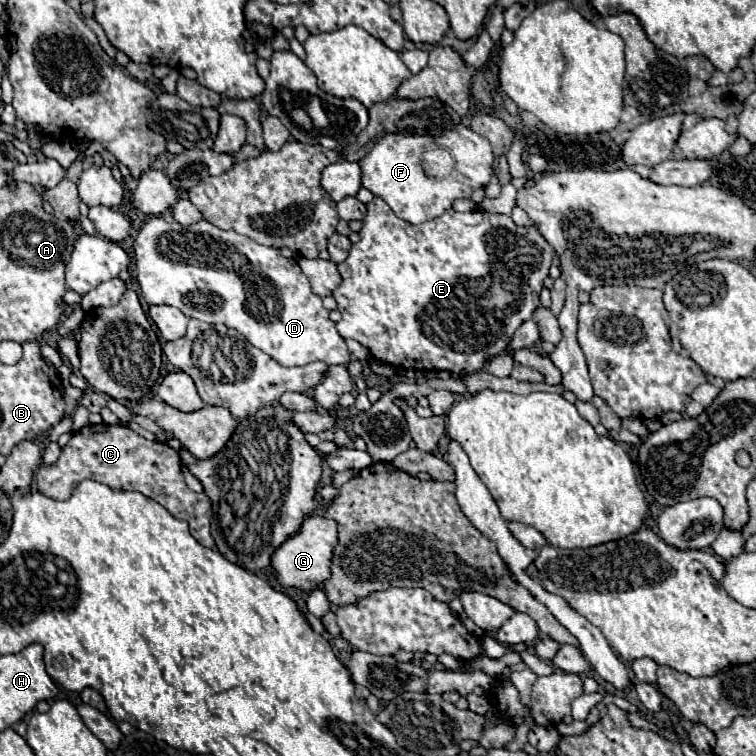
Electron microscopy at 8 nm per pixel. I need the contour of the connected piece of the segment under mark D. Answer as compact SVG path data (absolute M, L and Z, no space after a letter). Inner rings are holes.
M161 216L145 222L133 248L137 280L149 304L169 304L189 318L235 328L283 366L305 366L315 360L347 364L351 360L345 340L329 320L321 298L313 294L307 276L293 258L285 258L277 248L261 246L233 230L221 230L207 220L181 226L167 224Z

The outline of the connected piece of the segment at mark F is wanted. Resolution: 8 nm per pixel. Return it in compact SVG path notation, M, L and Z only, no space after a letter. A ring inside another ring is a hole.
M457 124L457 128L451 128L441 136L385 134L359 164L363 170L363 186L367 190L383 198L399 218L411 224L423 224L431 218L441 216L453 206L455 200L469 198L473 190L487 186L493 176L493 160L495 156L491 152L491 144L467 126ZM433 146L445 146L451 150L457 166L455 174L451 174L449 178L435 180L423 174L421 154Z

